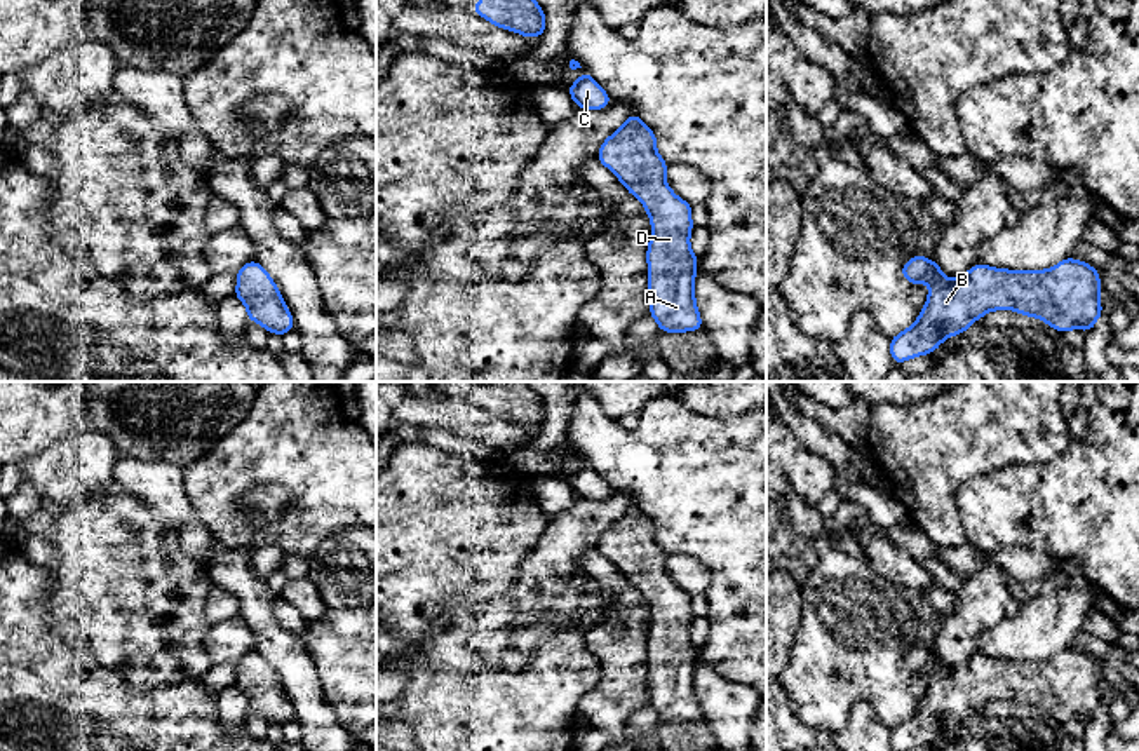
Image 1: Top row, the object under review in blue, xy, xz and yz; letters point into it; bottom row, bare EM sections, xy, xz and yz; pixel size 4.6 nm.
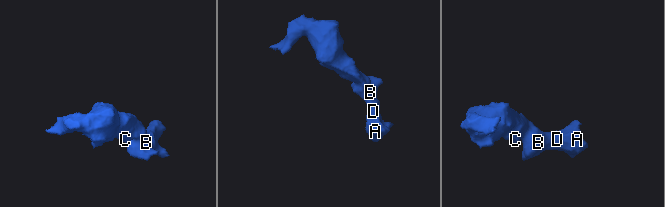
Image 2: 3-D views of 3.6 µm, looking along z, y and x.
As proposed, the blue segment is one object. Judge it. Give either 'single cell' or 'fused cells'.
single cell

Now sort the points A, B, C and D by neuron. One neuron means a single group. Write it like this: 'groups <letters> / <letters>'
groups A B C D

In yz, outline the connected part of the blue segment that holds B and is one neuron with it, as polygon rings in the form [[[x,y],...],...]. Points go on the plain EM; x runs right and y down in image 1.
[[[916,645],[900,666],[914,676],[927,673],[930,681],[916,713],[890,728],[893,751],[933,744],[946,728],[965,723],[991,700],[1015,700],[1041,709],[1059,723],[1090,723],[1102,704],[1099,662],[1075,648],[1064,648],[1048,660],[1007,660],[977,653],[947,671],[937,652]]]

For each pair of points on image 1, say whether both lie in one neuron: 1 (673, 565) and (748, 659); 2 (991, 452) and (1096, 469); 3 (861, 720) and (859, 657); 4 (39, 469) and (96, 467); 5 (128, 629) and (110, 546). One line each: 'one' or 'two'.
1: two
2: two
3: two
4: one
5: one

